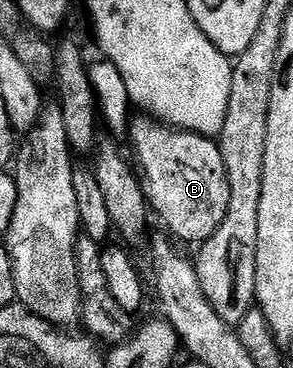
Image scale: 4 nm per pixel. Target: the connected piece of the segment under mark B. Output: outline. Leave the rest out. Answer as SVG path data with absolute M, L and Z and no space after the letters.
M138 117L129 124L128 140L134 146L133 162L137 174L142 181L142 192L146 195L149 210L162 218L162 223L171 231L175 240L183 239L186 243L201 245L224 221L228 213L228 173L224 169L224 157L220 153L217 142L205 135L196 135L192 131L180 131L176 127L168 127L149 117Z

